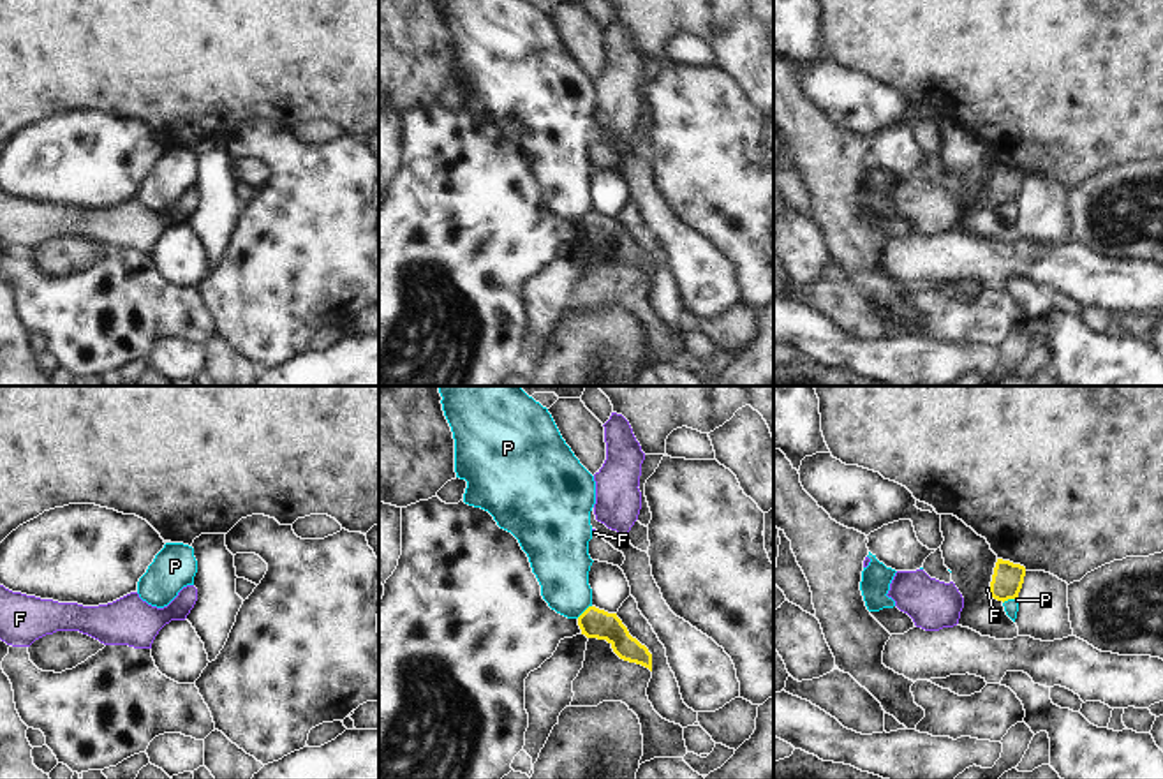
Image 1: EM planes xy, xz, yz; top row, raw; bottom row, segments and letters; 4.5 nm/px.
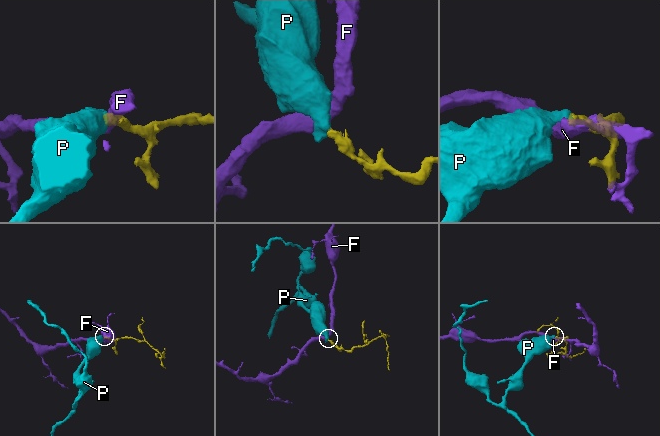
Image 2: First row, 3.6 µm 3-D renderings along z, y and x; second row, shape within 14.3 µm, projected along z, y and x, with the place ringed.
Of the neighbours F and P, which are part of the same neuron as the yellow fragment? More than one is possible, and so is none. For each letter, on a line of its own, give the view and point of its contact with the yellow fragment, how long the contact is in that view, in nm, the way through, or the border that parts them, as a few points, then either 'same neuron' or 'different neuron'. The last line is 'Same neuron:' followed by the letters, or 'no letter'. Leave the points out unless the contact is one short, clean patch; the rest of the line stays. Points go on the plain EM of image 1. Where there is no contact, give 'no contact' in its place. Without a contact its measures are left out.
F: yz (991, 198) | 30 nm | across yz (1007, 185), (991, 198), (987, 194) | same neuron
P: xz (585, 215) | 90 nm | along xz (591, 210), (577, 222) | different neuron
Same neuron: F

